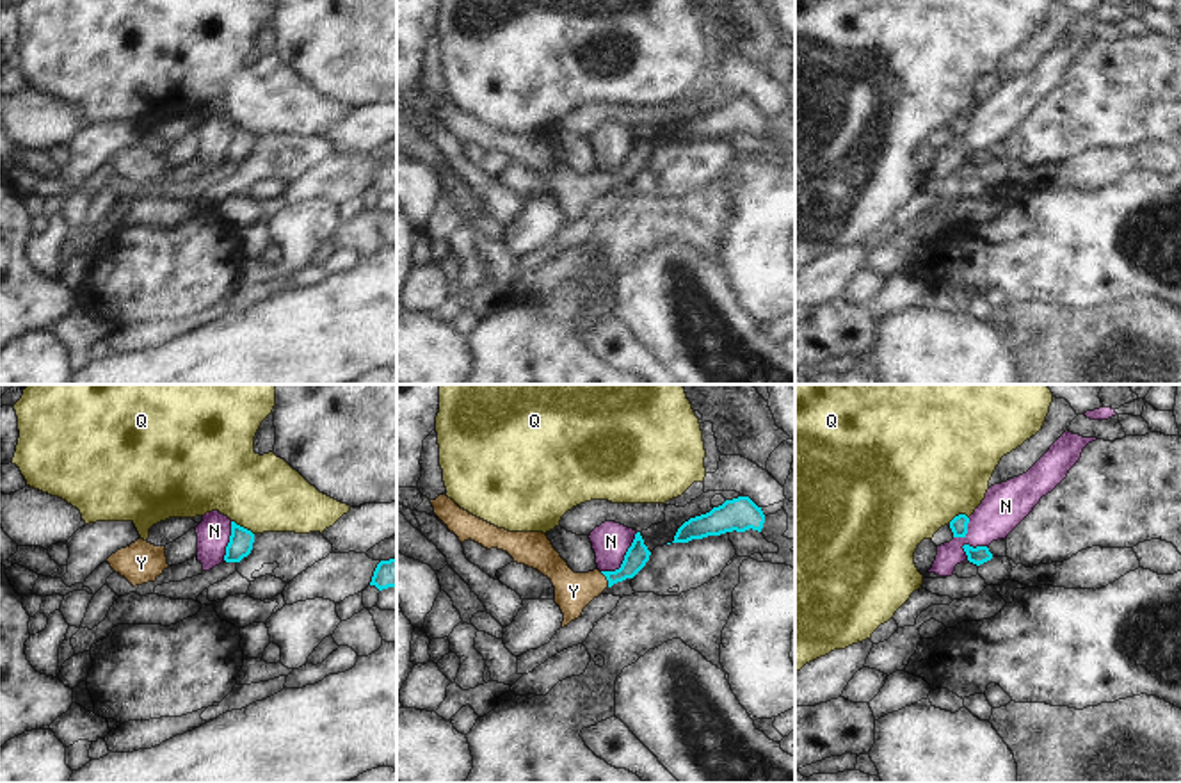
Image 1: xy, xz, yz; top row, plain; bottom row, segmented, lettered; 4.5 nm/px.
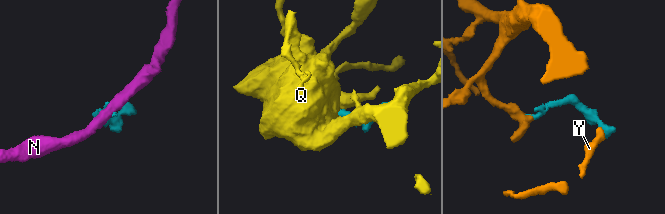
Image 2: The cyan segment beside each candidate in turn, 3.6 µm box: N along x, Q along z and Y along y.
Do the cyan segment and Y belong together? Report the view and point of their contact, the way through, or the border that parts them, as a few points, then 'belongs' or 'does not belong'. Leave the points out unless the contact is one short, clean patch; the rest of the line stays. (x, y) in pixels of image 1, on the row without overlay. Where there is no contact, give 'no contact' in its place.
xz (607, 180) | across xz (637, 157), (619, 177), (607, 180), (573, 193) | belongs

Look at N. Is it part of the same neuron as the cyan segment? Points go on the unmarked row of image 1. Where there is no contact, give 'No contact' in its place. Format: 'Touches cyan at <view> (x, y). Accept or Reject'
Touches cyan at xz (625, 161). Reject.

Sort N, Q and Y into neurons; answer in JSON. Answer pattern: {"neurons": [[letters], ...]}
{"neurons": [["N"], ["Q"], ["Y"]]}

